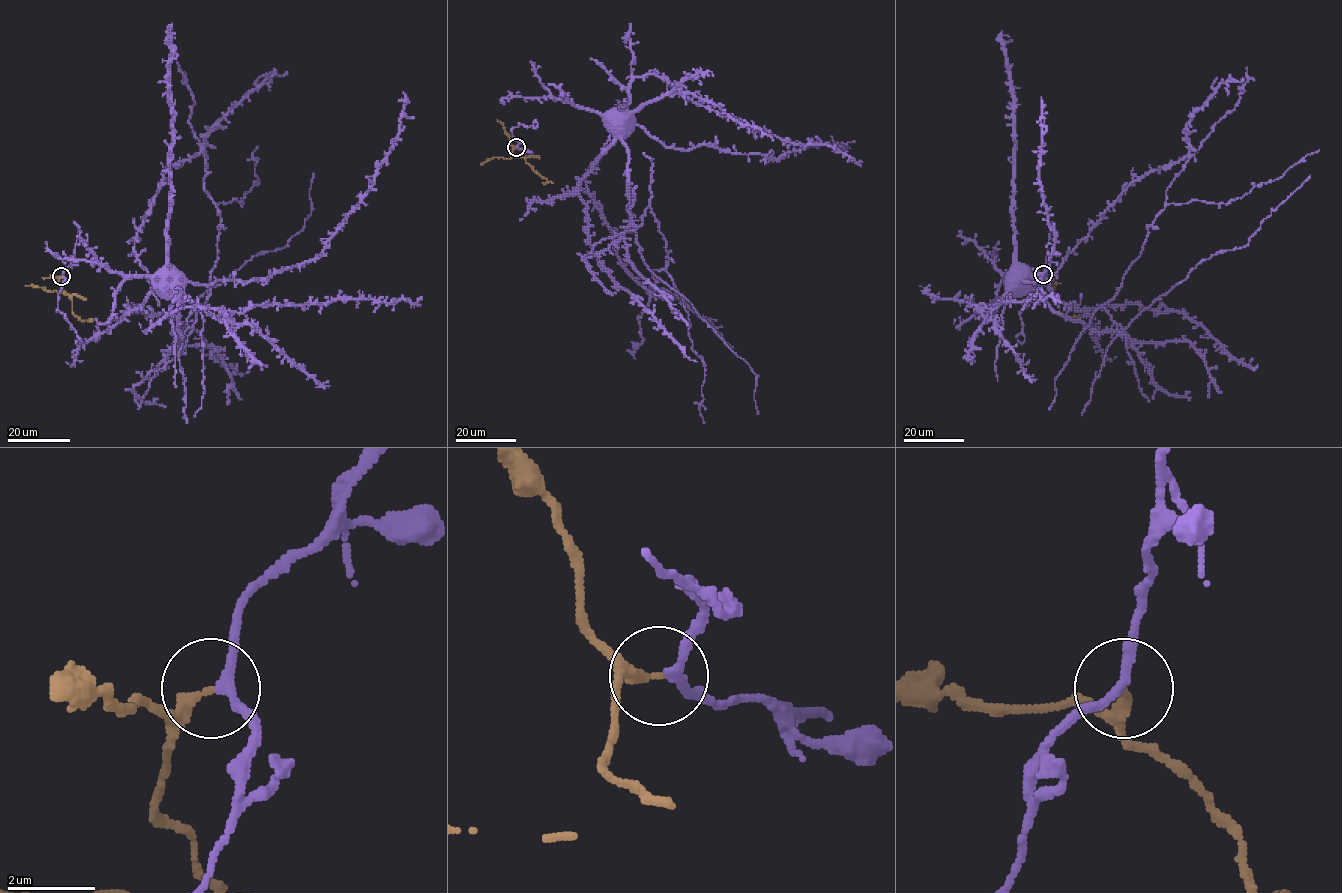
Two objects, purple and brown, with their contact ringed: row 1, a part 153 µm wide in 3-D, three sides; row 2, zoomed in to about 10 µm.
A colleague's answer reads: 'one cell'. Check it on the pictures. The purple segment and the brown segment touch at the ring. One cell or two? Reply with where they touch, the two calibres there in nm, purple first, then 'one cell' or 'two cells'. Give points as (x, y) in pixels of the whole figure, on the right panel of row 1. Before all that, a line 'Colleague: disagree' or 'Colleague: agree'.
Colleague: disagree
place (1043, 274); calibres 200 and 260 nm; two cells

